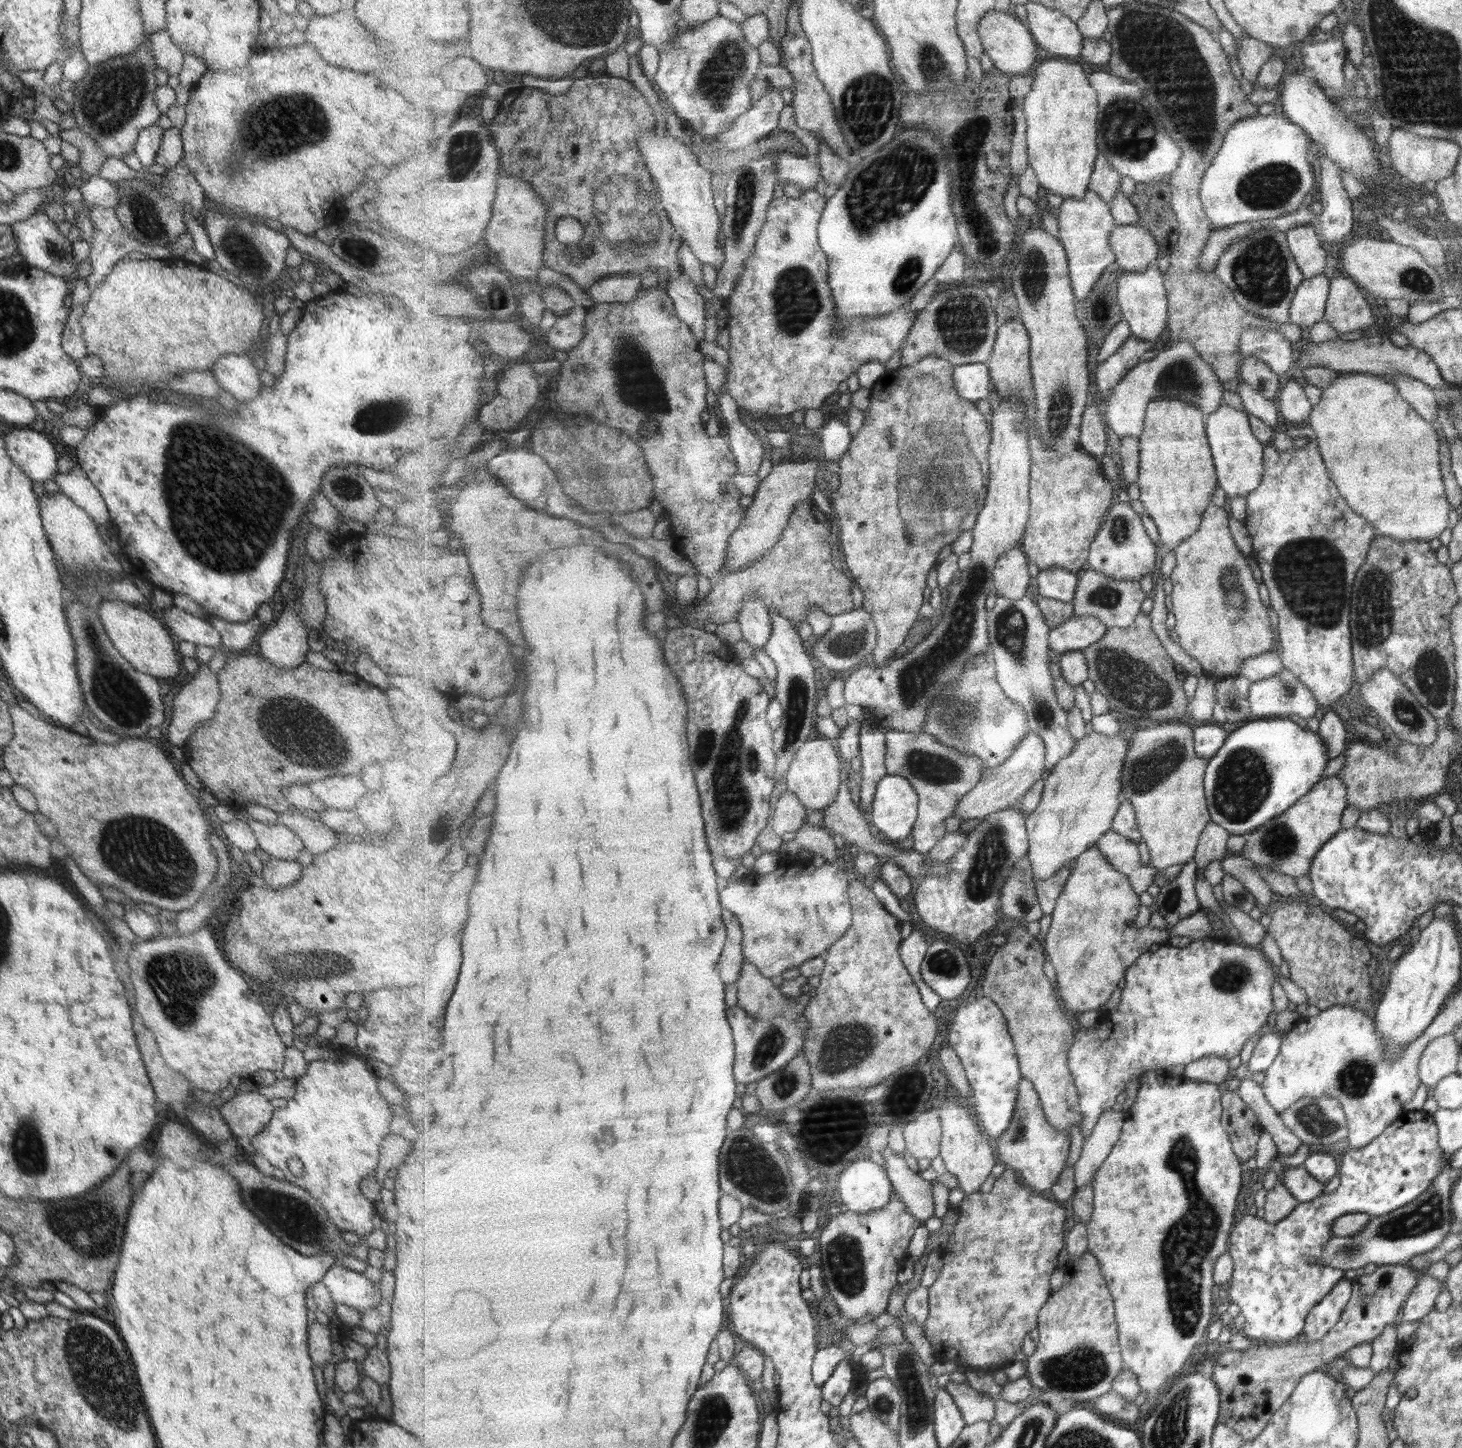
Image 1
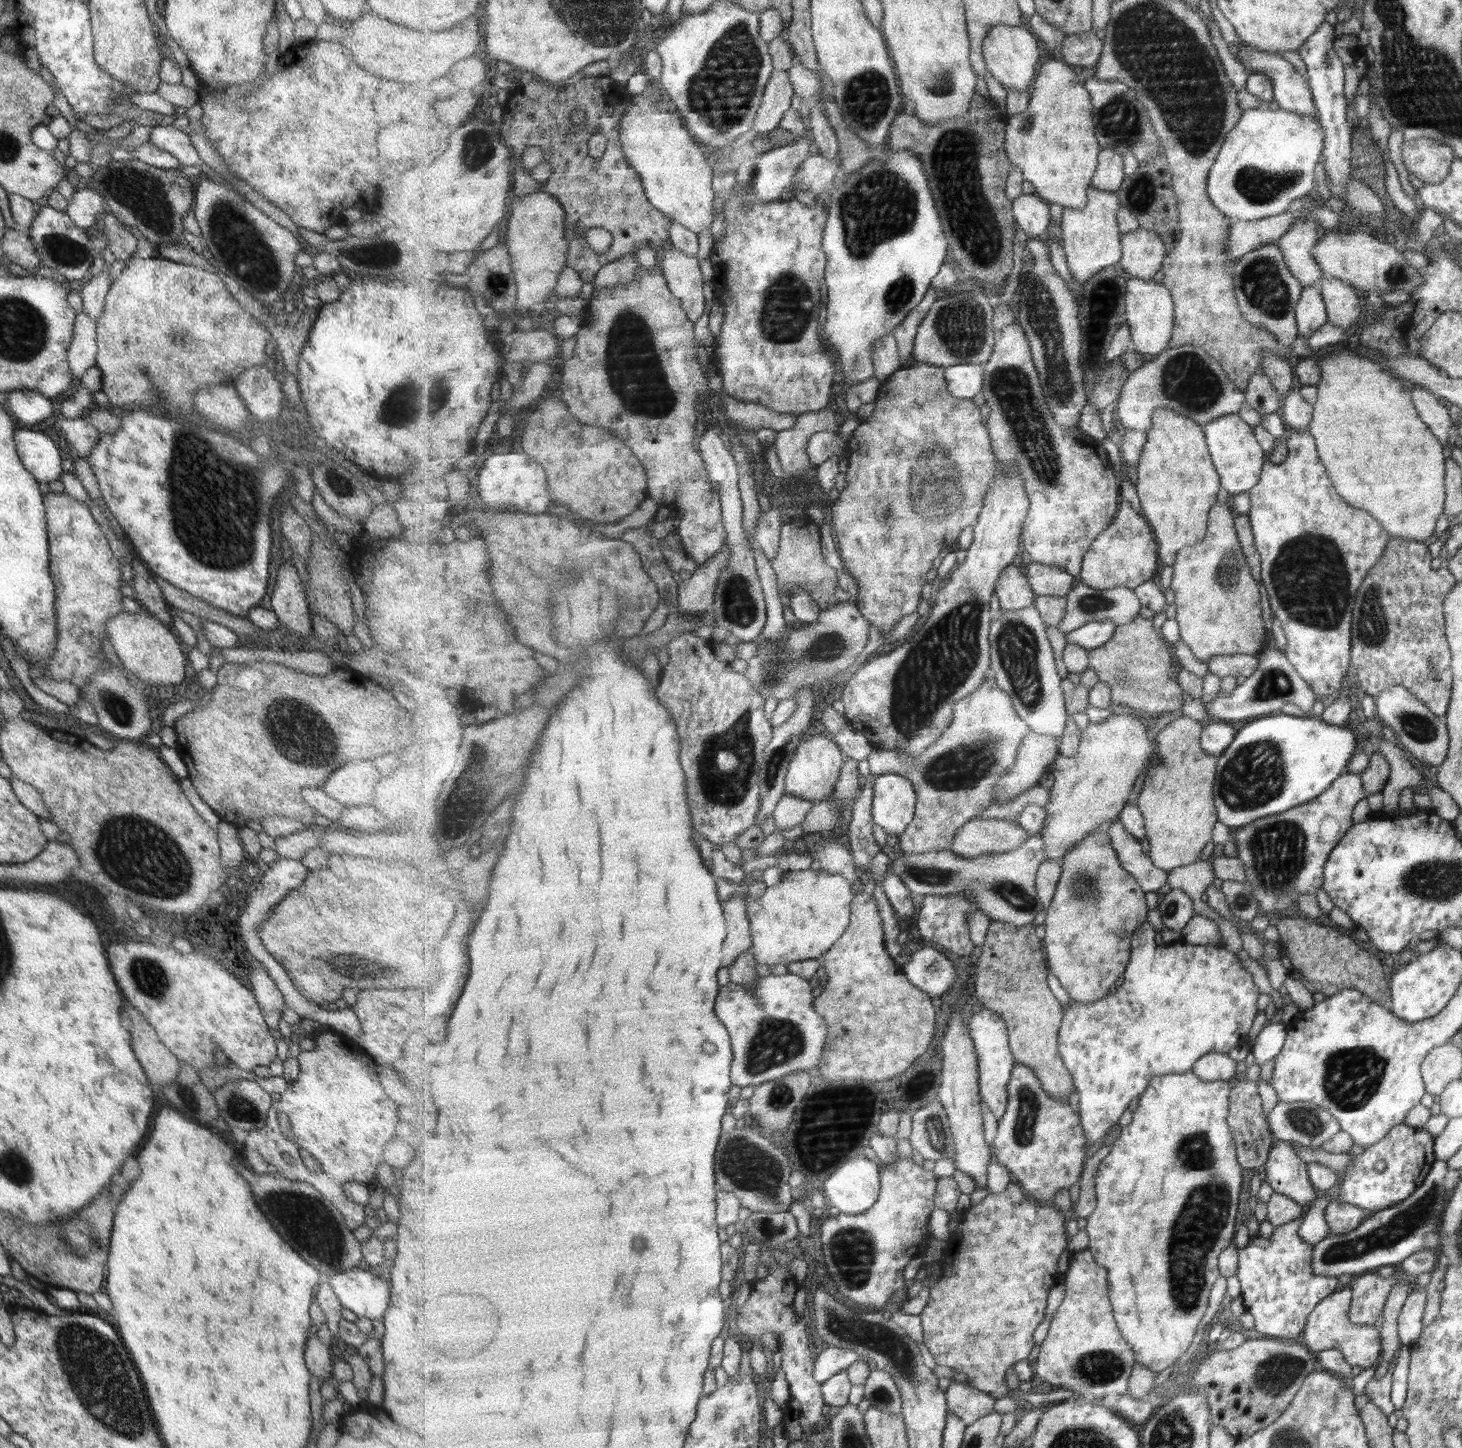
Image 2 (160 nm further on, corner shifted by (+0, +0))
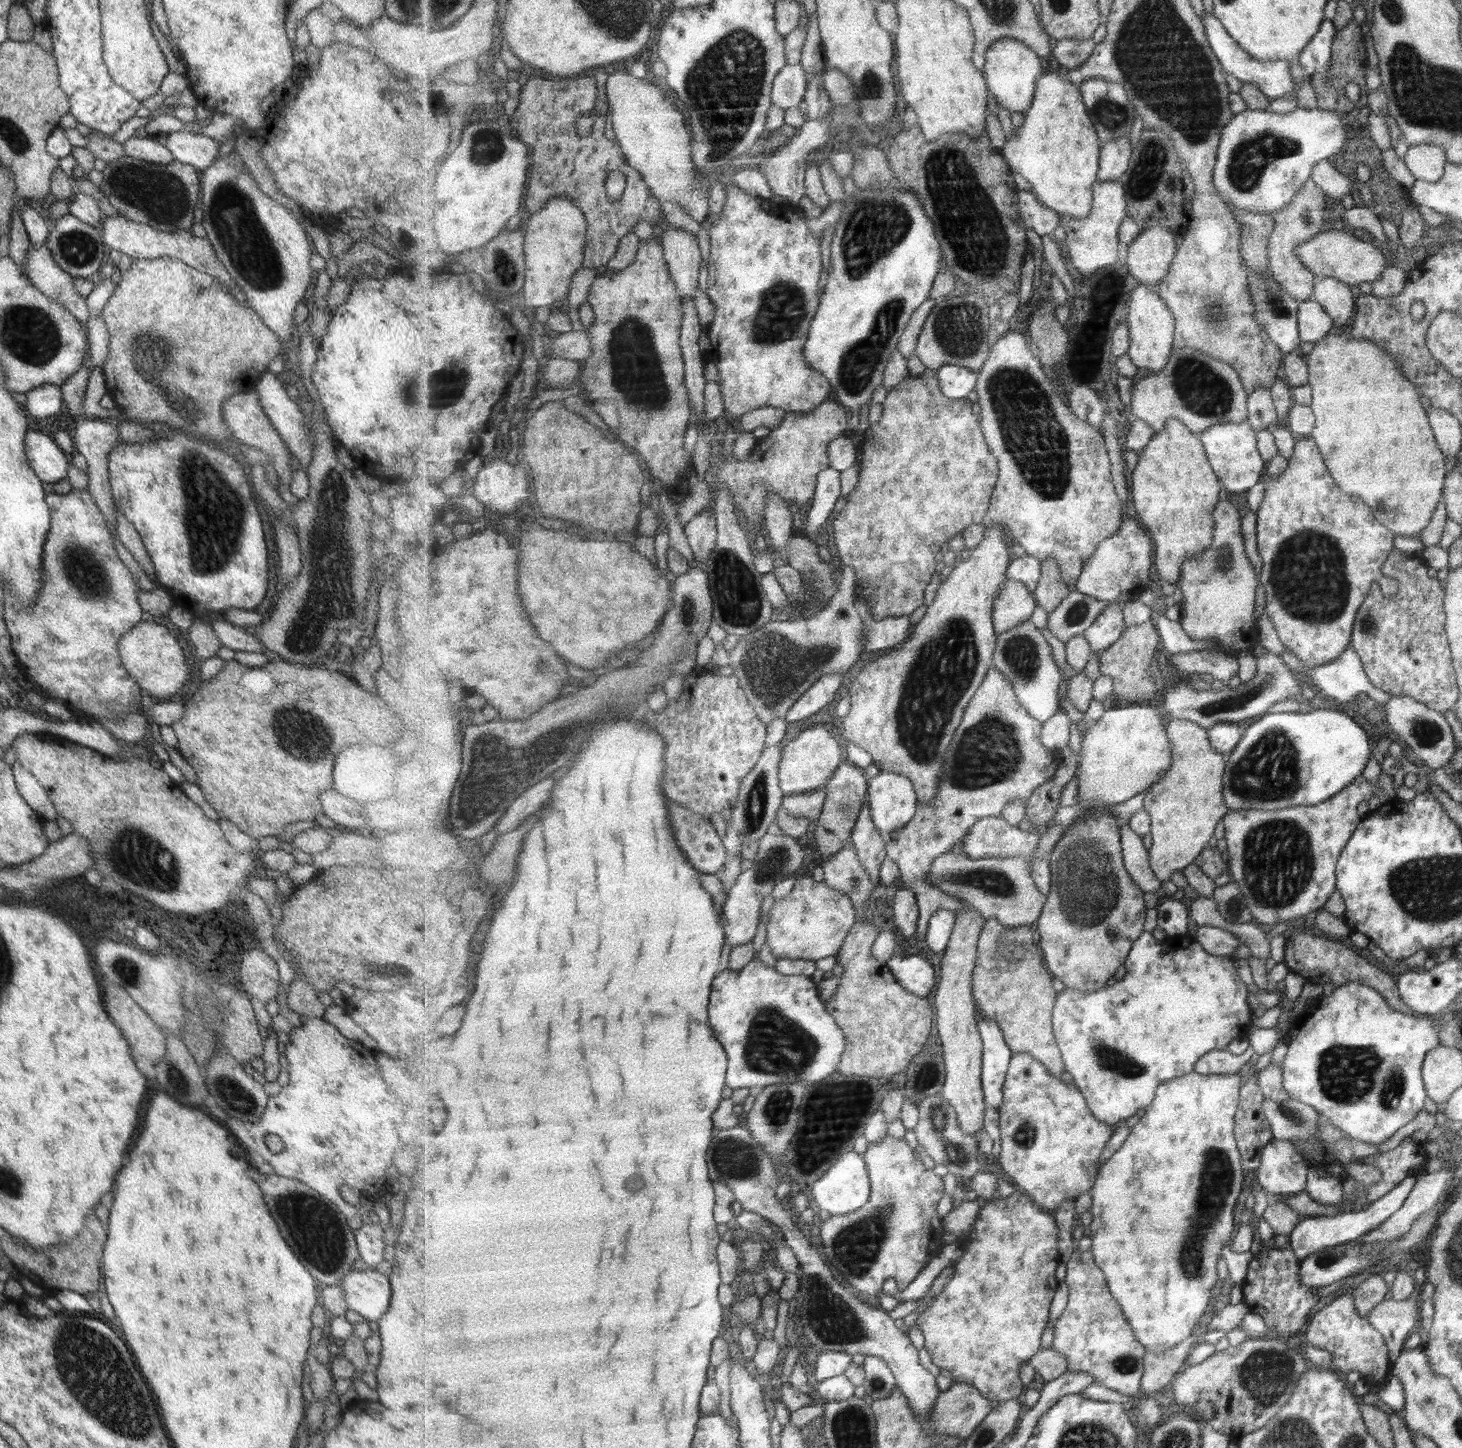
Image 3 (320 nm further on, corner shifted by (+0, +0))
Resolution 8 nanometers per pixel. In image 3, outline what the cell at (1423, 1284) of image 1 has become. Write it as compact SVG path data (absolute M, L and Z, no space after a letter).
M1417 1285L1409 1298L1401 1302L1383 1300L1365 1317L1369 1325L1382 1337L1390 1362L1396 1360L1411 1332L1417 1332L1421 1345L1427 1341L1427 1327L1423 1326L1417 1314L1416 1302L1420 1297L1420 1290L1421 1286Z

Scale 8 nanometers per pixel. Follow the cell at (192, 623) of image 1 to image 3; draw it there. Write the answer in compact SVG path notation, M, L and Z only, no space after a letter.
M213 620L209 625L218 636L223 647L237 652L266 653L263 643L253 636L247 629L239 628L226 621Z

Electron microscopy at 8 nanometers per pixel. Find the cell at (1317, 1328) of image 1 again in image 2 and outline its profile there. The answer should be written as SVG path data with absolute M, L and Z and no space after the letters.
M1340 1287L1315 1304L1307 1316L1300 1343L1315 1354L1329 1349L1338 1350L1349 1367L1371 1368L1375 1362L1378 1362L1380 1355L1377 1330L1374 1327L1351 1324L1347 1321L1350 1294L1349 1287Z

